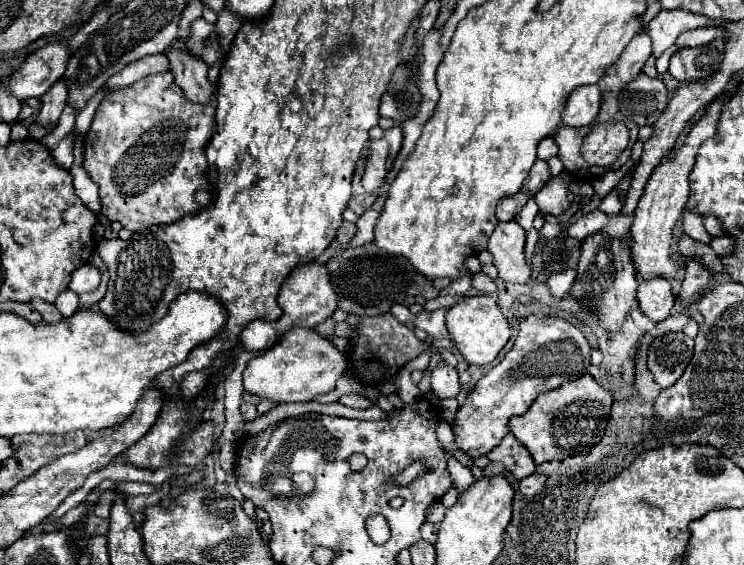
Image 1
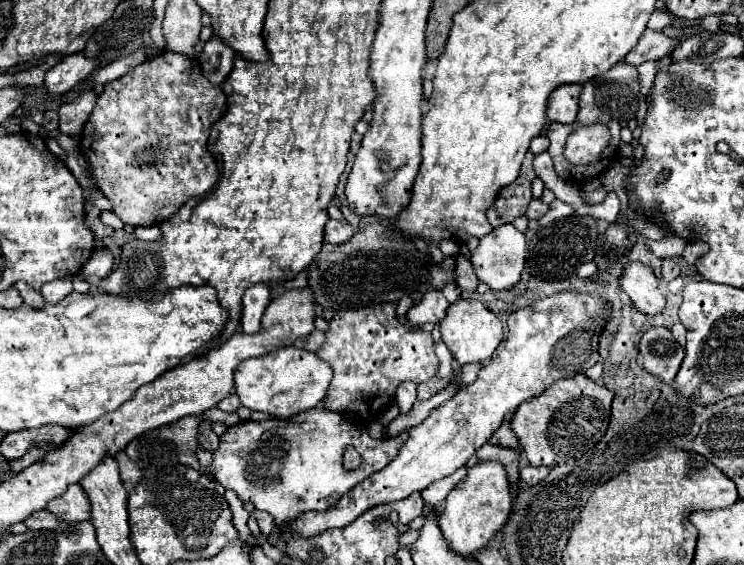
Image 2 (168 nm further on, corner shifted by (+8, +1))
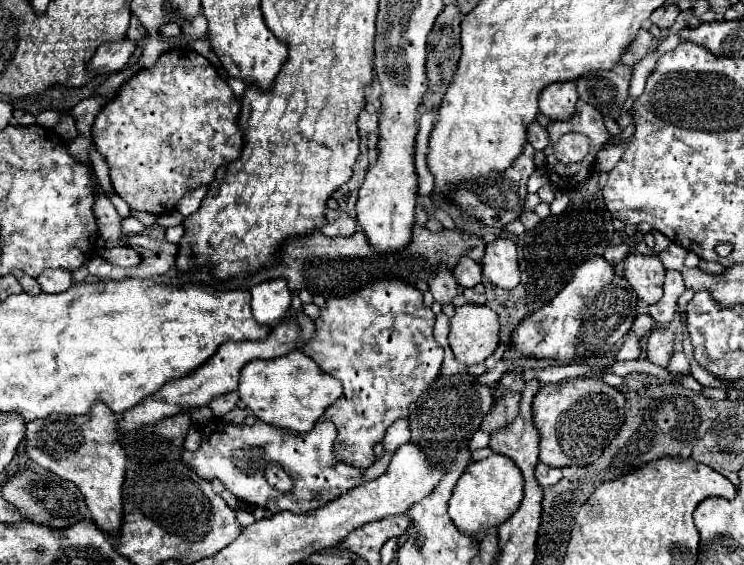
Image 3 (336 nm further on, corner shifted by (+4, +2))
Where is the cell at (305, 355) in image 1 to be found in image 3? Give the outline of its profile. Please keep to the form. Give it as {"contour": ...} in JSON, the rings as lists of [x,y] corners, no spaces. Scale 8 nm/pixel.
{"contour":[[[294,349],[274,359],[254,359],[240,371],[238,397],[252,413],[274,427],[294,433],[308,433],[320,421],[324,411],[342,395],[342,385],[336,377],[322,373],[300,349]]]}

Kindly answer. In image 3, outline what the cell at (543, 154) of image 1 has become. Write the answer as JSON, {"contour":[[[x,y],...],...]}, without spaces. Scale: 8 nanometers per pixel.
{"contour":[[[536,121],[528,127],[528,143],[530,143],[534,149],[538,149],[538,151],[544,151],[544,149],[550,145],[546,129],[544,129],[540,123],[536,123]]]}

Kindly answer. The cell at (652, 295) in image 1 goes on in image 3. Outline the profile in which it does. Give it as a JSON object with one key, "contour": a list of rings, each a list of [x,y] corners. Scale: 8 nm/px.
{"contour":[[[630,253],[624,259],[624,277],[646,303],[658,303],[662,293],[658,293],[658,279],[664,281],[664,265],[654,255]]]}

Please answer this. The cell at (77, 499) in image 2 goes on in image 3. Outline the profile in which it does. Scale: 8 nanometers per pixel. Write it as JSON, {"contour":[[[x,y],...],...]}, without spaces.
{"contour":[[[24,469],[24,471],[12,475],[2,487],[2,497],[20,511],[24,521],[48,525],[54,529],[64,529],[66,525],[78,523],[88,517],[88,513],[86,513],[88,507],[84,503],[82,493],[78,491],[78,487],[72,481],[64,481],[50,471]]]}

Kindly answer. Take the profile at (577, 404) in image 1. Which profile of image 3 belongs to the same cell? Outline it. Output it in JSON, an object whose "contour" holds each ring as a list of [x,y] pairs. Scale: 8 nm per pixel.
{"contour":[[[564,379],[540,387],[534,397],[534,423],[542,435],[540,461],[554,467],[590,465],[602,457],[602,449],[610,449],[610,441],[622,433],[624,395],[600,379]]]}

